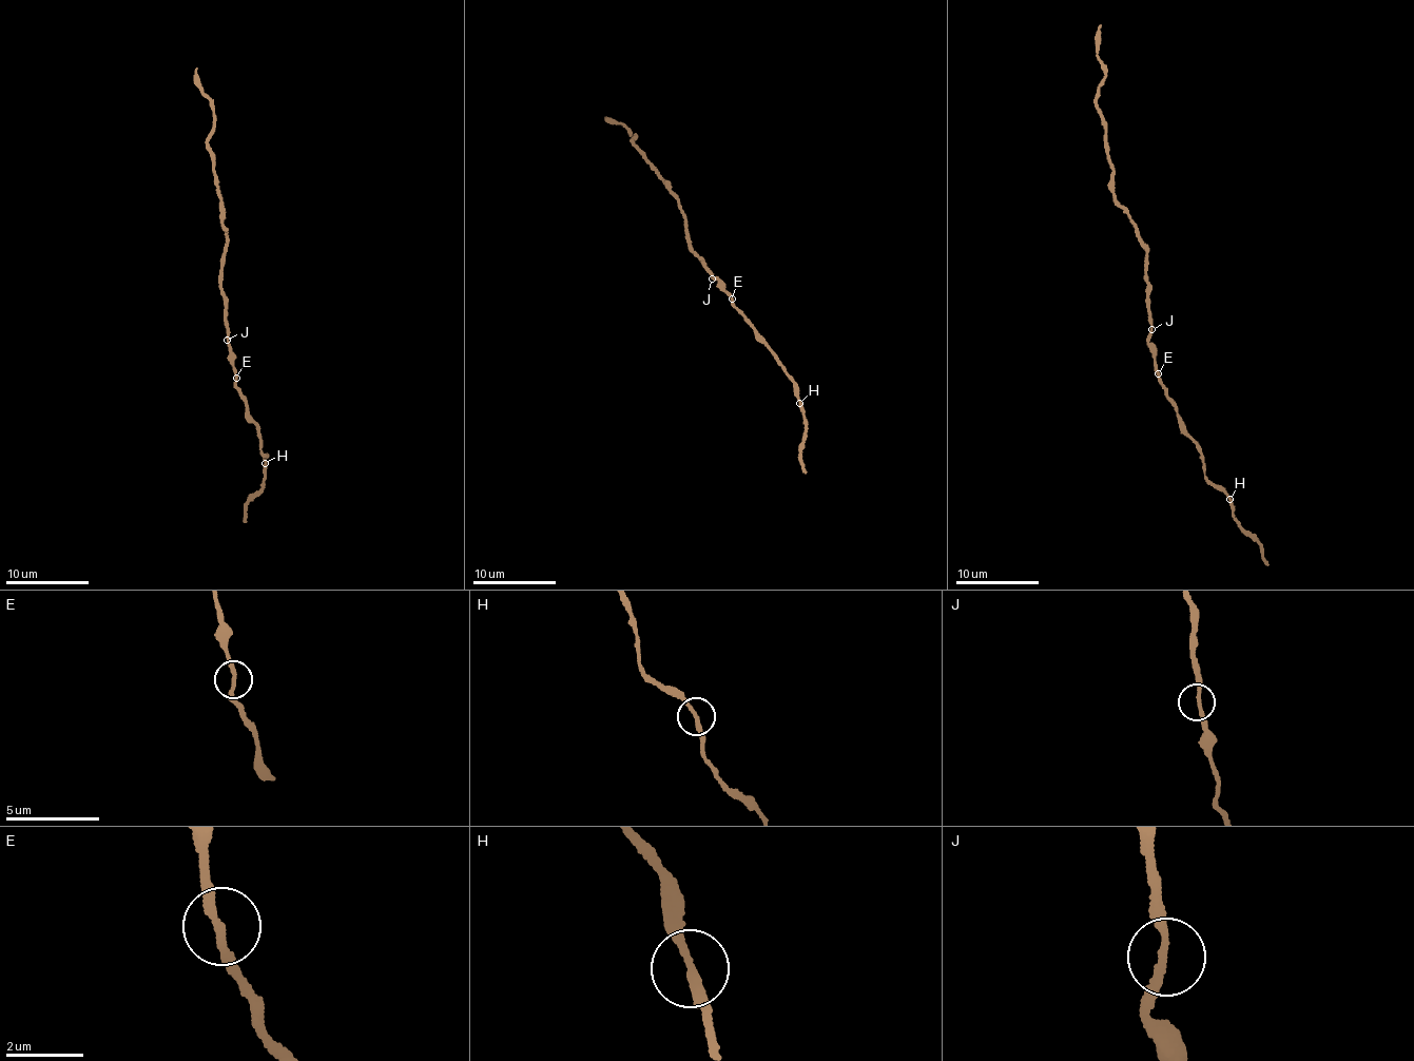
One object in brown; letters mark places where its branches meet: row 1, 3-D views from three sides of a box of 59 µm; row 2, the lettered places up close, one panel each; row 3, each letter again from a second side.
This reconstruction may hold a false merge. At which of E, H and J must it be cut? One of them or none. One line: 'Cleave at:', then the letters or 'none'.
Cleave at: none

